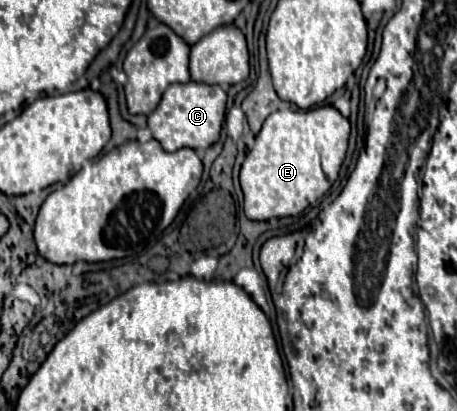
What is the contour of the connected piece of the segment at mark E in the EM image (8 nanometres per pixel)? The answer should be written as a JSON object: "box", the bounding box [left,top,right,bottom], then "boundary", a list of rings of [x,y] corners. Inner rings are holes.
{"box":[239,106,349,220],"boundary":[[[333,106],[277,110],[267,116],[239,172],[249,220],[295,216],[323,196],[337,180],[347,152],[349,120]]]}

